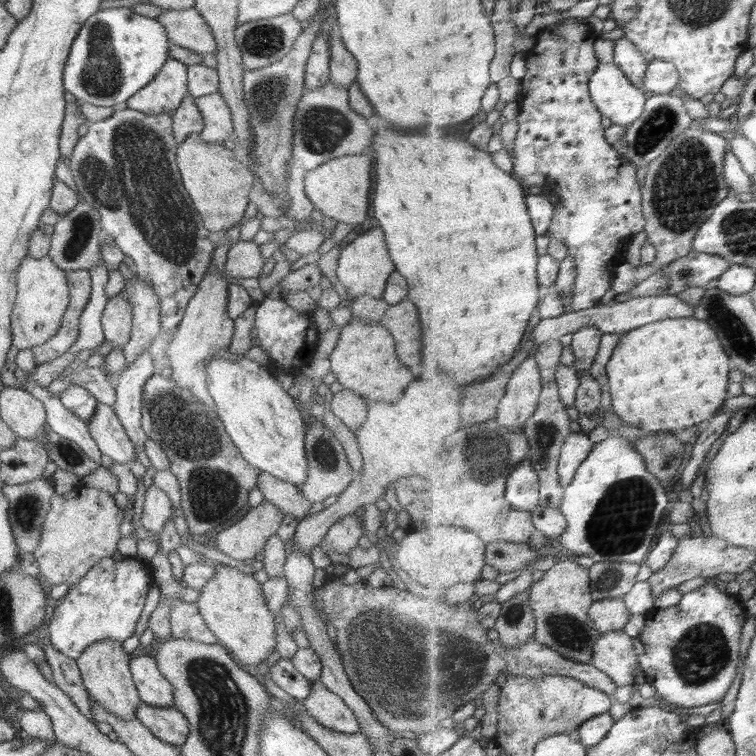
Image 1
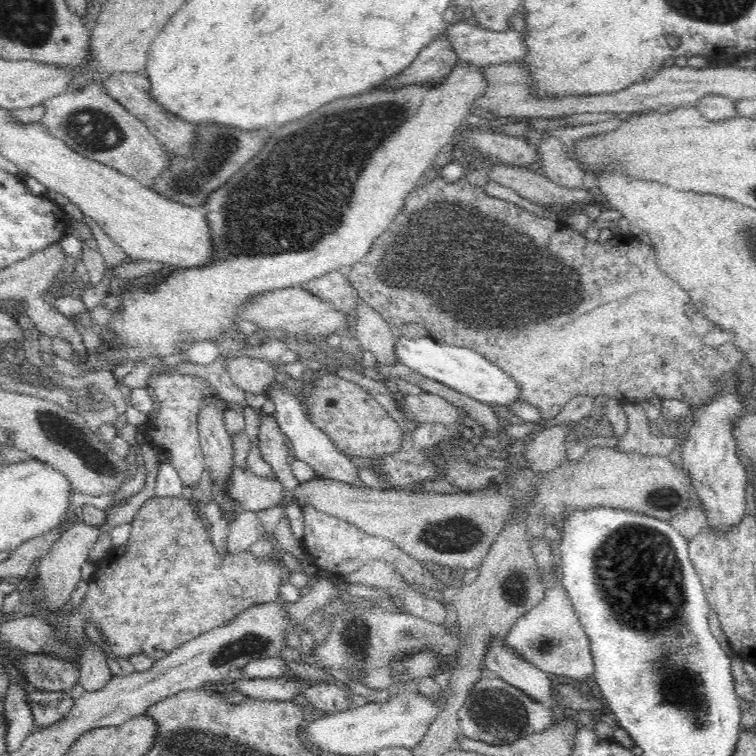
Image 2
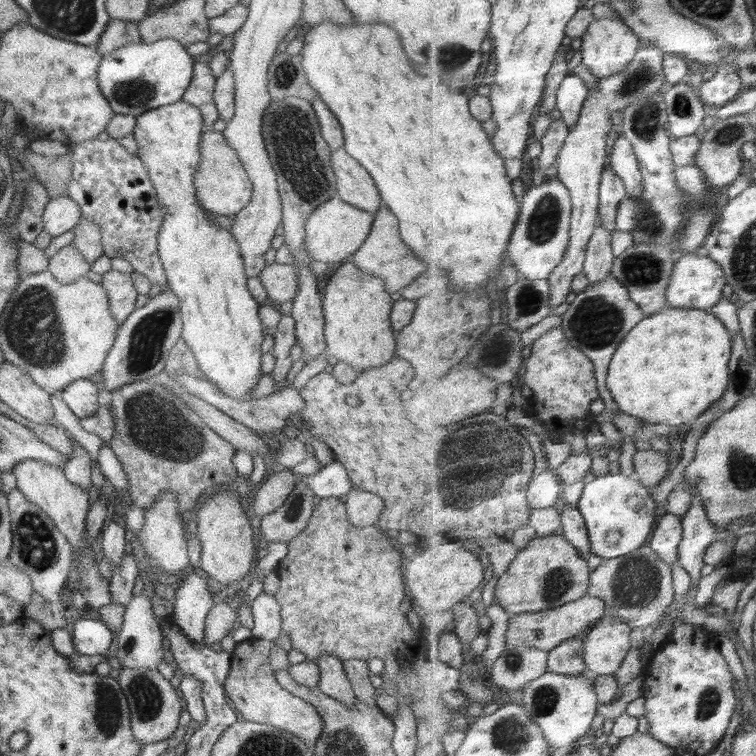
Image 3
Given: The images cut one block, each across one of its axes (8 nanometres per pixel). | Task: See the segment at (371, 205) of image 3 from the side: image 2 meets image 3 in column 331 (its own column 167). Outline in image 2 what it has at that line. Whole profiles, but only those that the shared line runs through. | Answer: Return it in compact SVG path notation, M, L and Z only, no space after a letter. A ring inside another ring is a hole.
M88 81L83 87L66 89L41 101L41 105L45 108L41 123L54 138L65 142L70 150L118 170L148 188L169 165L170 153L139 118L105 92L100 82Z

